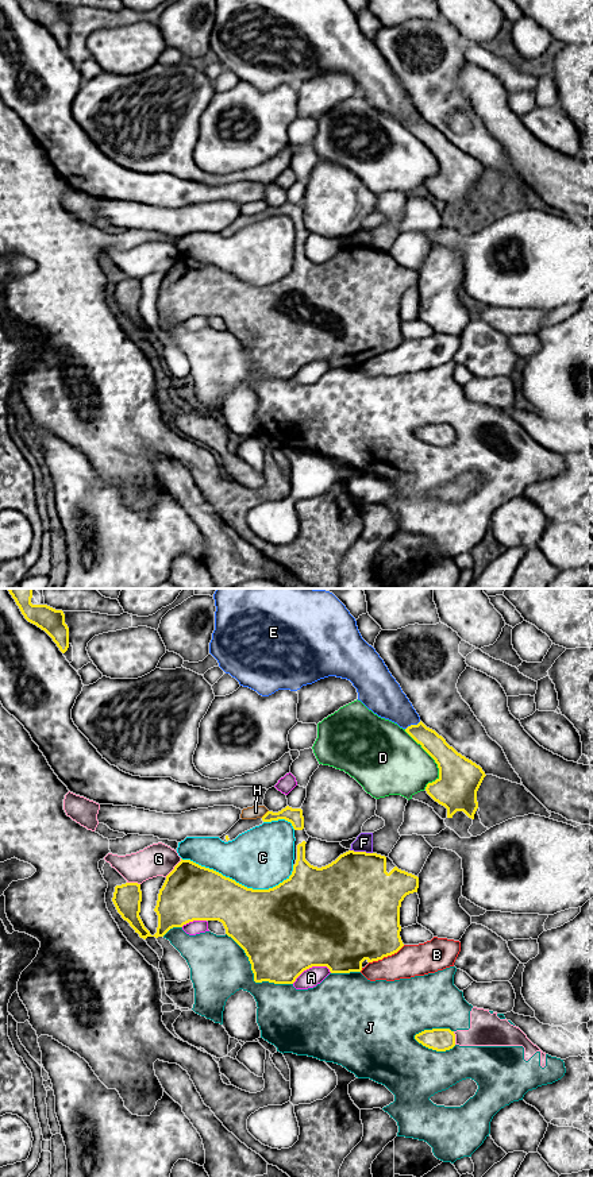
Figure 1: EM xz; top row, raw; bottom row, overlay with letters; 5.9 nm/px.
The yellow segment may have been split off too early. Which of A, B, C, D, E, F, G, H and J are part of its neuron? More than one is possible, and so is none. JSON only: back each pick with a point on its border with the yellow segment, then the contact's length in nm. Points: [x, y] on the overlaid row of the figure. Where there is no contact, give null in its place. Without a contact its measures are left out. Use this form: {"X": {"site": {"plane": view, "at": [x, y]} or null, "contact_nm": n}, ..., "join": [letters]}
{"join": []}

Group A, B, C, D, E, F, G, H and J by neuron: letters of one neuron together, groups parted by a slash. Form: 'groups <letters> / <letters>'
groups A / B / C / D / E / F / G J / H

